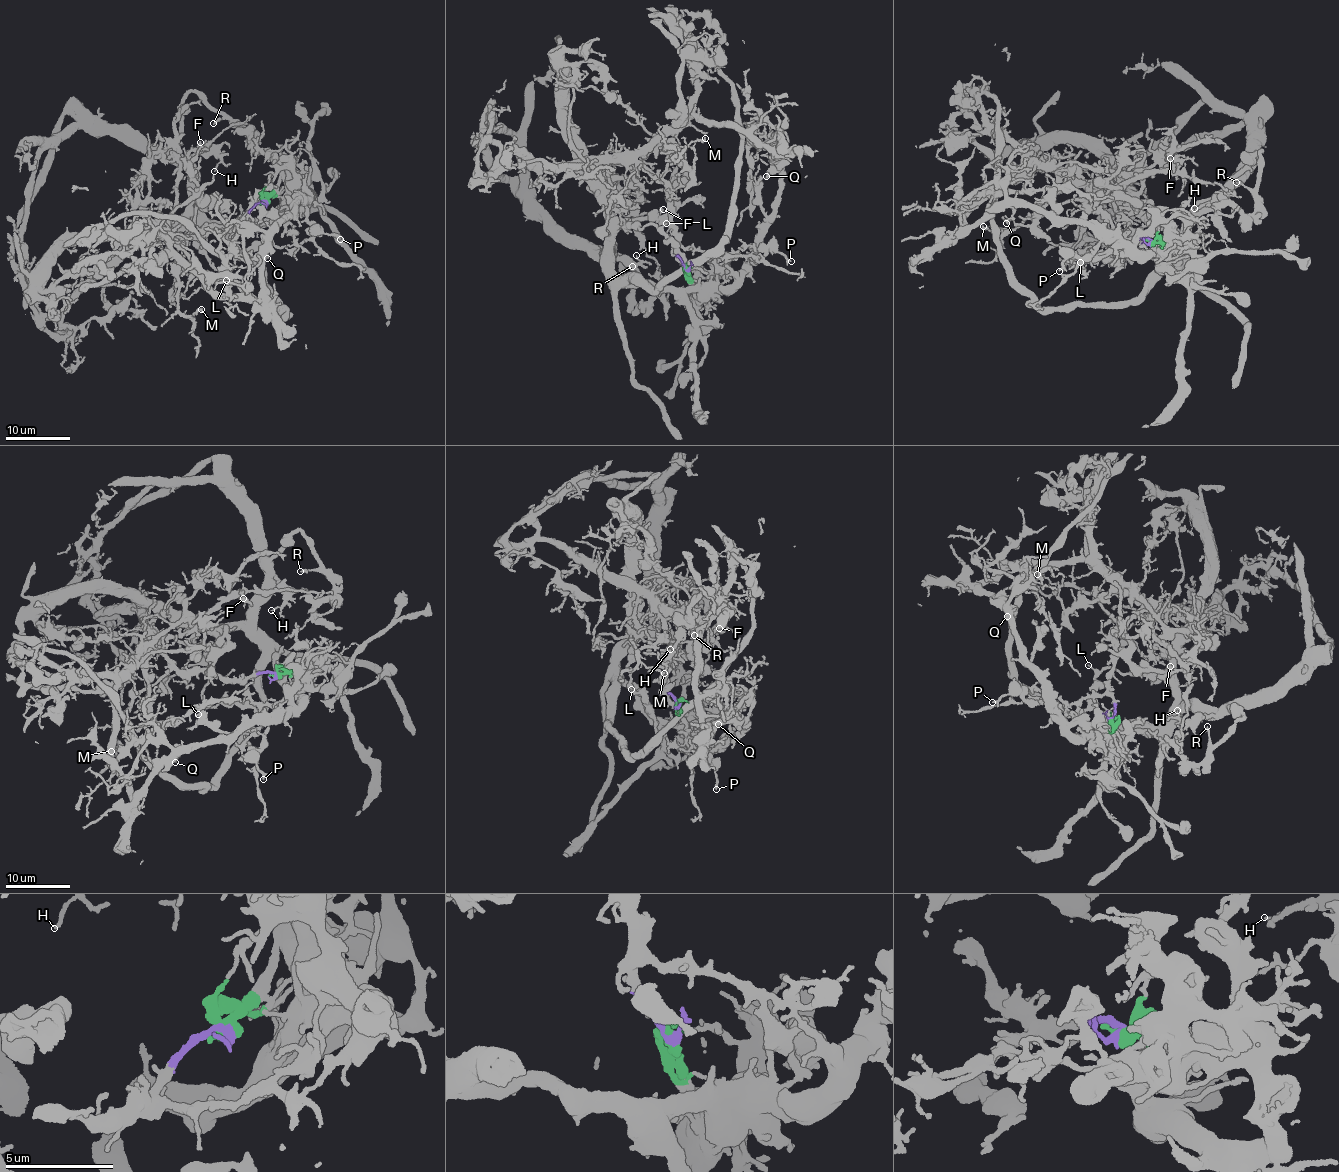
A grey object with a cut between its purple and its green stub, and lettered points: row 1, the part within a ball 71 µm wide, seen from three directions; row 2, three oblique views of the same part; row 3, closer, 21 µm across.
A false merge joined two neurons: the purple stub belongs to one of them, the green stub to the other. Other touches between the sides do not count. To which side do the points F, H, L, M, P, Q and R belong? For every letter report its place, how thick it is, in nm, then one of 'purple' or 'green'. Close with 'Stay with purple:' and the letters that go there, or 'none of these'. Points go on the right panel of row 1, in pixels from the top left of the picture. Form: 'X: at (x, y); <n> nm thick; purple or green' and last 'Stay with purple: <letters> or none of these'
F: at (1170, 158); 300 nm thick; purple
H: at (1194, 208); 140 nm thick; green
L: at (1080, 262); 100 nm thick; green
M: at (983, 226); 240 nm thick; purple
P: at (1059, 271); 170 nm thick; green
Q: at (1006, 223); 220 nm thick; green
R: at (1236, 182); 240 nm thick; green
Stay with purple: F, M

